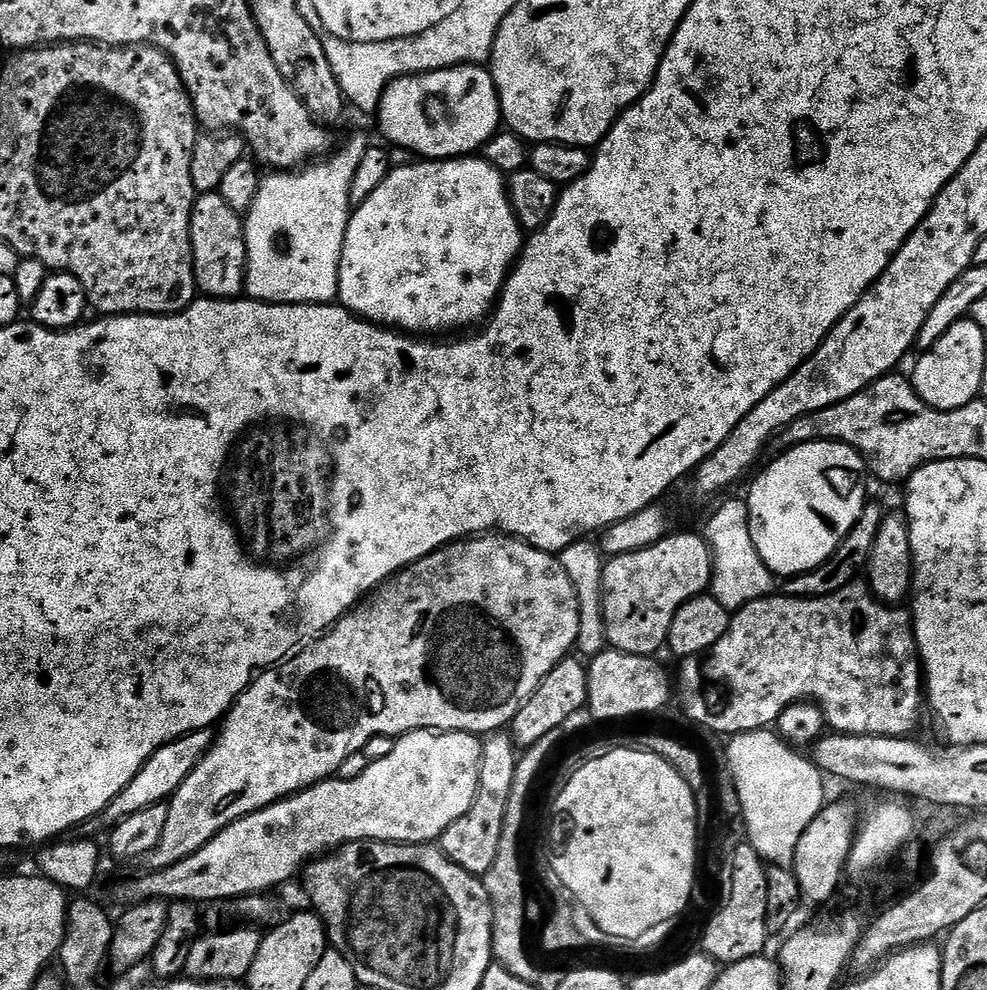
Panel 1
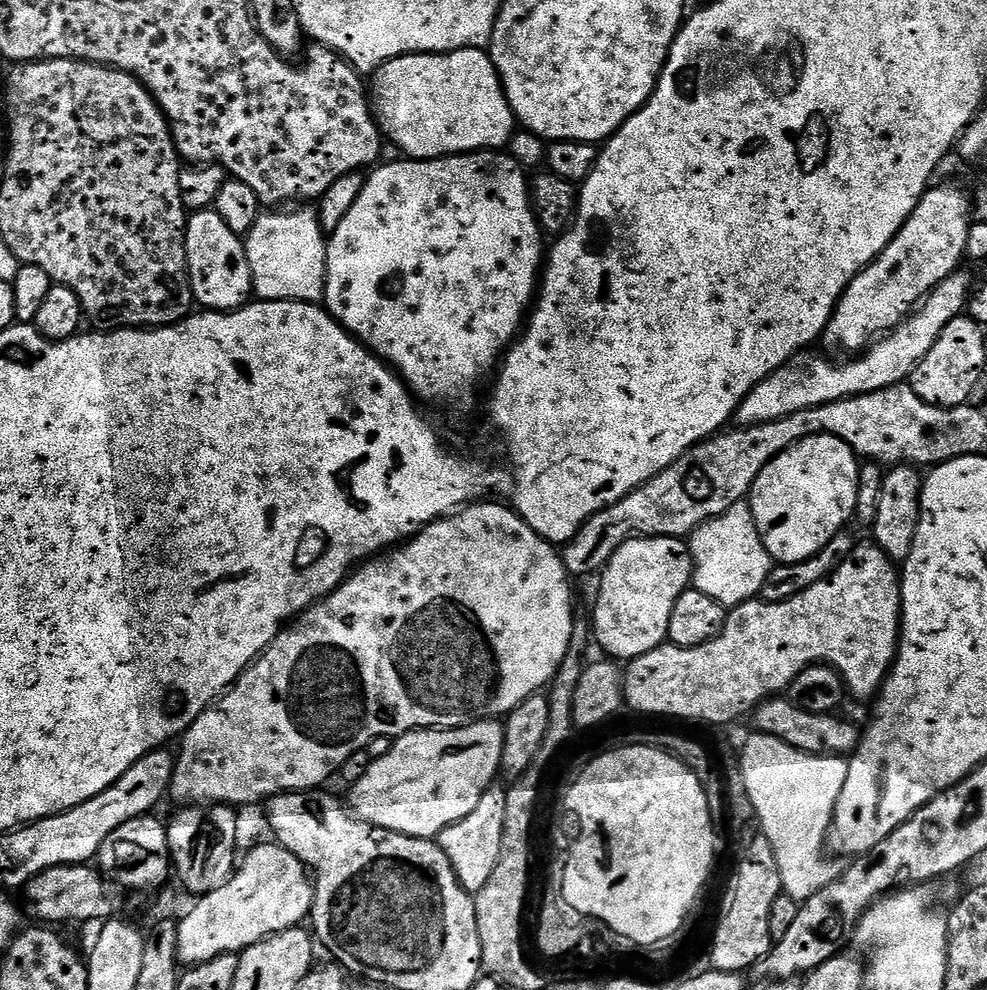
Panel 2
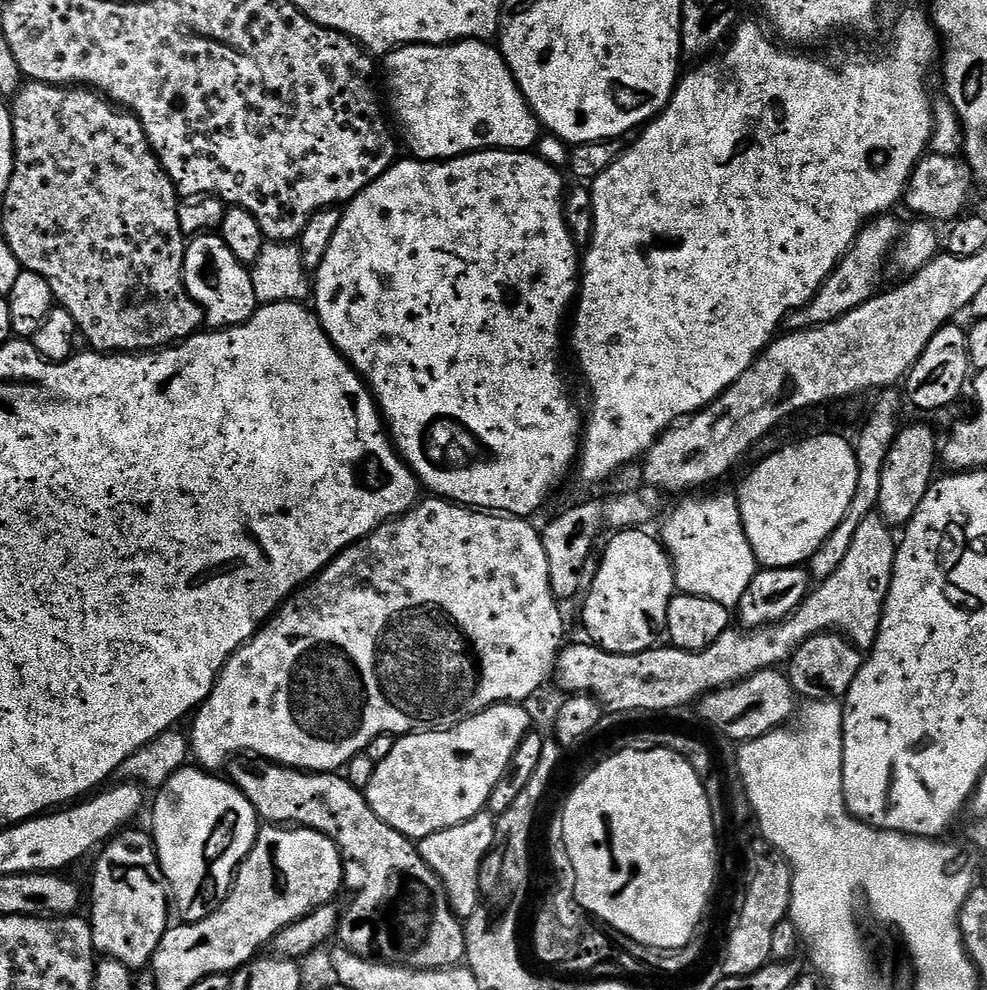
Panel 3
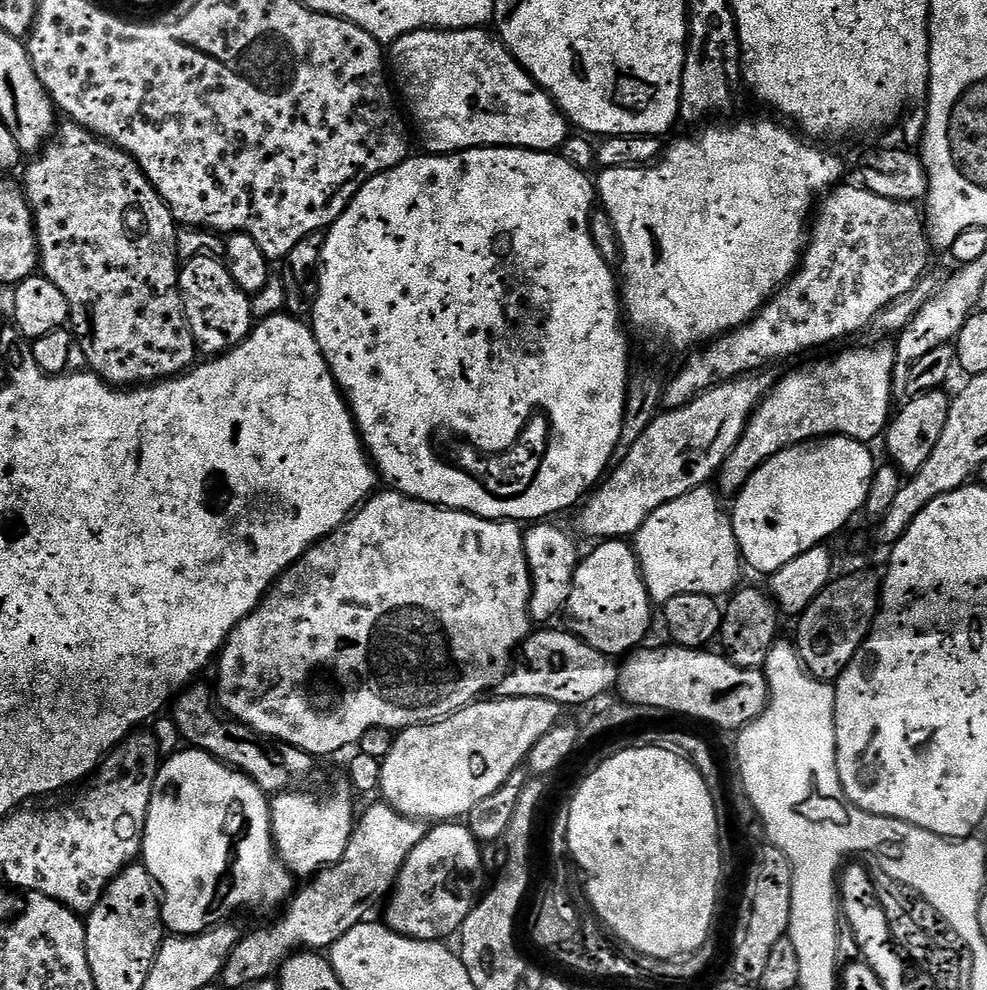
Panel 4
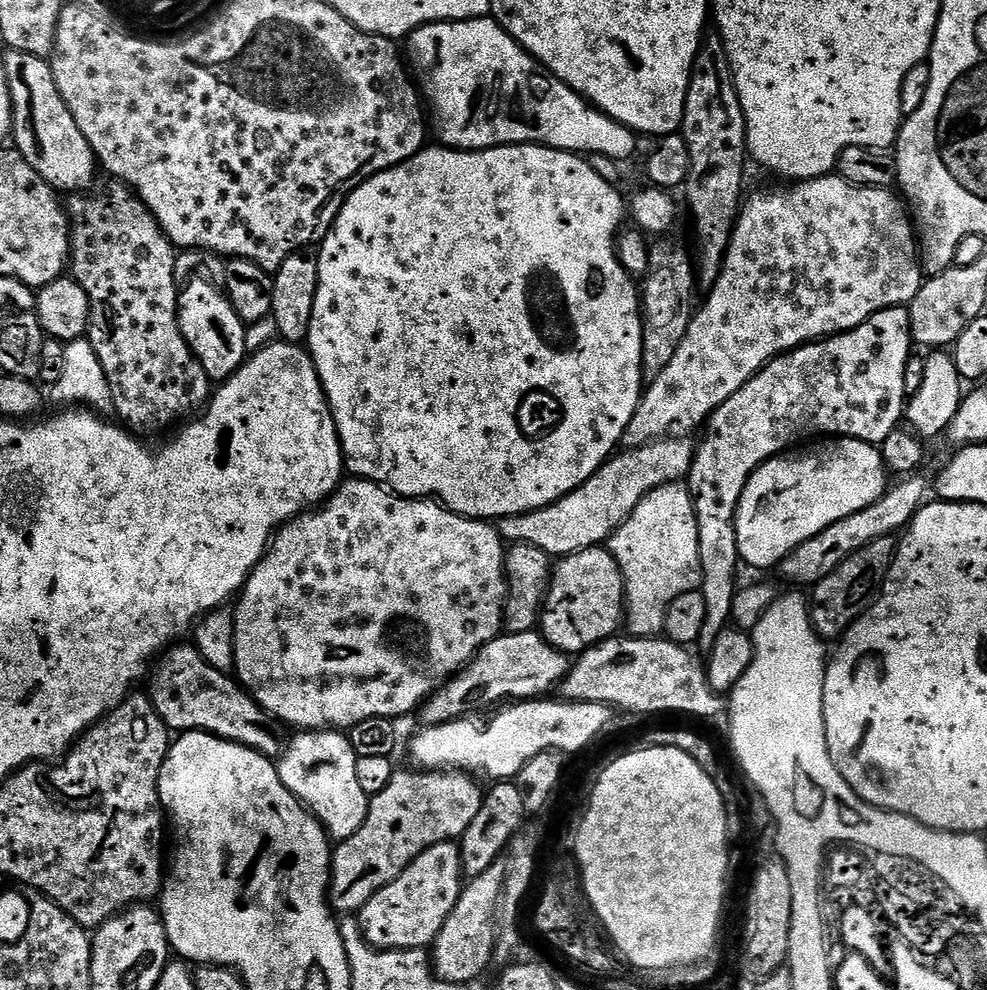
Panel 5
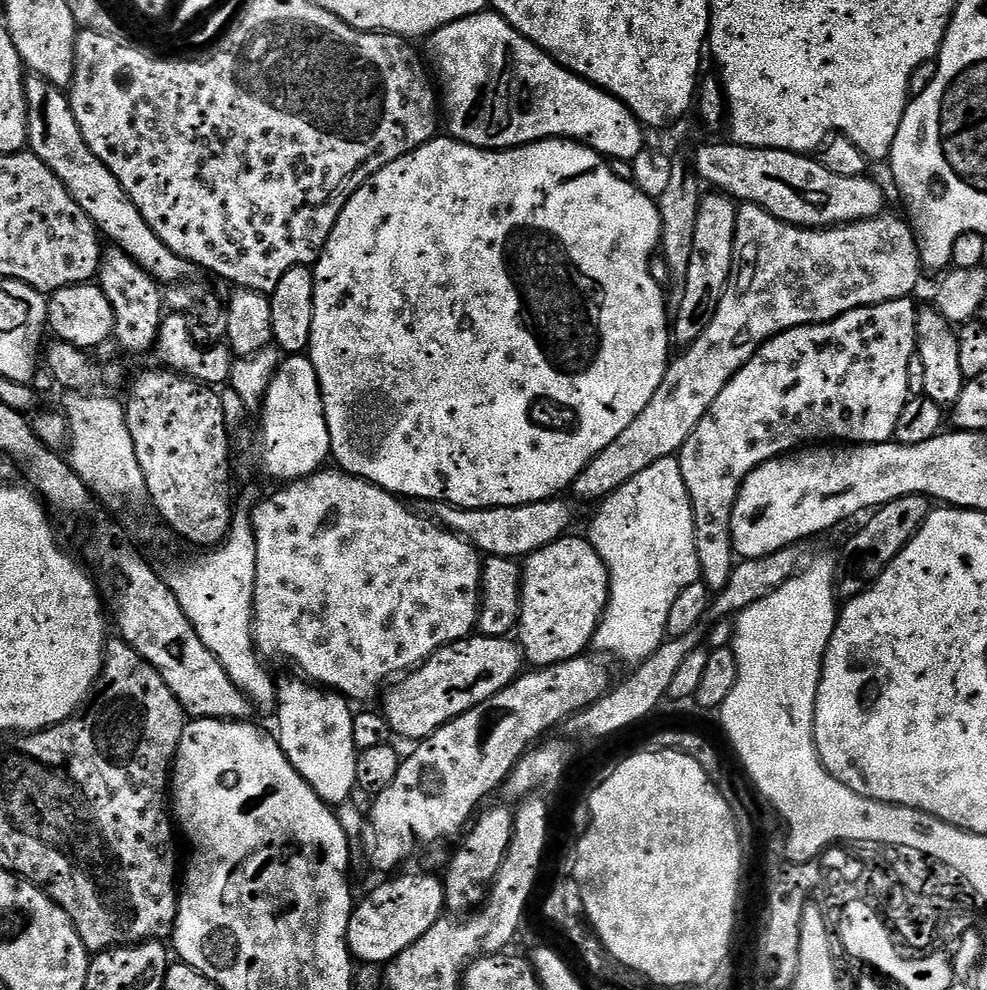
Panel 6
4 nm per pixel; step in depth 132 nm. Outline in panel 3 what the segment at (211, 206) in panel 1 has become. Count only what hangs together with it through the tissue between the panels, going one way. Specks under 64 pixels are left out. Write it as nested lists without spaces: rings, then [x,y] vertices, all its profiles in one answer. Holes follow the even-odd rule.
[[[219,234],[193,235],[184,250],[184,285],[190,298],[204,312],[209,329],[237,328],[255,313],[258,301],[249,265],[234,258],[230,246]]]

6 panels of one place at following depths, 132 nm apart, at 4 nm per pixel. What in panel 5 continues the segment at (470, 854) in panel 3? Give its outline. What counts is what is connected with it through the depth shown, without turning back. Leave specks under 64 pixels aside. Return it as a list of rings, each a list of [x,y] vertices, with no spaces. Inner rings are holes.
[[[445,842],[430,846],[394,882],[390,882],[360,909],[358,923],[364,941],[373,948],[399,950],[427,949],[436,943],[436,936],[454,910],[462,891],[460,846]]]

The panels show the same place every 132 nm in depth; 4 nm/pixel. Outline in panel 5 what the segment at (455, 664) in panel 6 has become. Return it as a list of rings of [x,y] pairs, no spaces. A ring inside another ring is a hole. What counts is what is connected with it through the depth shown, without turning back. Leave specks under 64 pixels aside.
[[[539,631],[514,634],[508,632],[491,640],[467,668],[457,673],[419,709],[421,725],[449,724],[451,720],[467,717],[475,708],[496,704],[500,699],[523,702],[533,698],[544,698],[548,692],[561,684],[570,671],[569,653],[560,652],[545,640]]]

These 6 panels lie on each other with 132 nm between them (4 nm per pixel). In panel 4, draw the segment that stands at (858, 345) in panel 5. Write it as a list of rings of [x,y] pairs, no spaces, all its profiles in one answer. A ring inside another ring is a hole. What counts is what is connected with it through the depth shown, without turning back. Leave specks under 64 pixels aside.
[[[889,342],[889,344],[876,344],[873,348],[848,348],[845,352],[840,352],[837,356],[828,356],[825,360],[816,360],[813,364],[804,364],[800,368],[800,372],[792,372],[789,376],[784,376],[781,380],[777,379],[772,385],[766,395],[764,395],[764,401],[756,407],[752,412],[752,417],[748,419],[748,425],[746,430],[742,434],[742,438],[738,442],[738,446],[734,446],[734,450],[726,458],[726,462],[720,468],[718,473],[718,488],[721,493],[735,494],[743,488],[744,483],[751,478],[771,456],[778,454],[782,450],[786,450],[790,446],[795,444],[801,444],[803,440],[815,440],[817,438],[823,438],[825,436],[845,436],[851,440],[862,440],[865,442],[873,442],[872,440],[879,441],[883,437],[889,423],[890,417],[894,412],[894,397],[892,394],[892,379],[894,378],[894,366],[896,365],[896,345]]]

